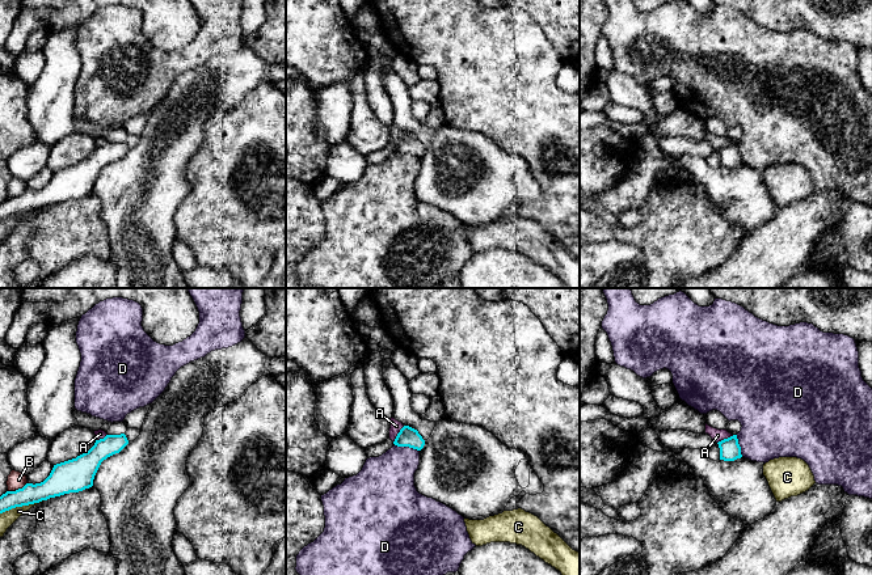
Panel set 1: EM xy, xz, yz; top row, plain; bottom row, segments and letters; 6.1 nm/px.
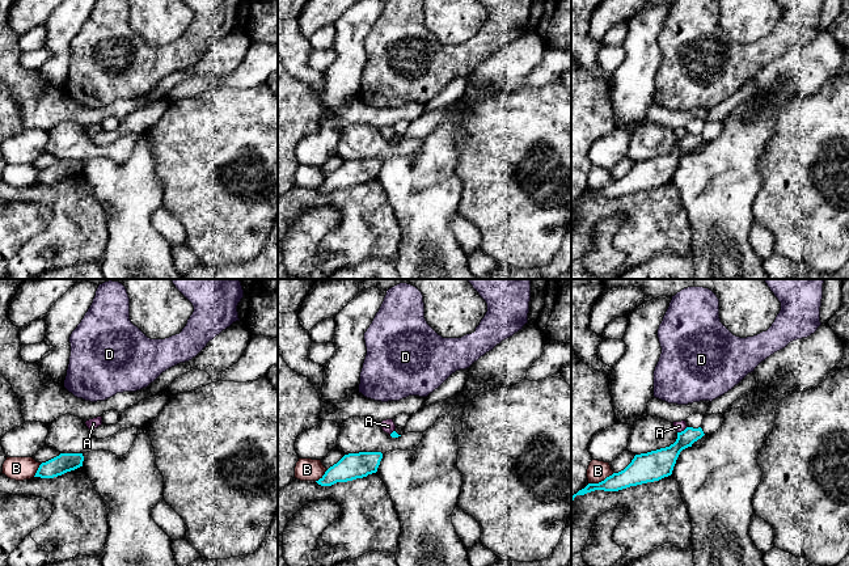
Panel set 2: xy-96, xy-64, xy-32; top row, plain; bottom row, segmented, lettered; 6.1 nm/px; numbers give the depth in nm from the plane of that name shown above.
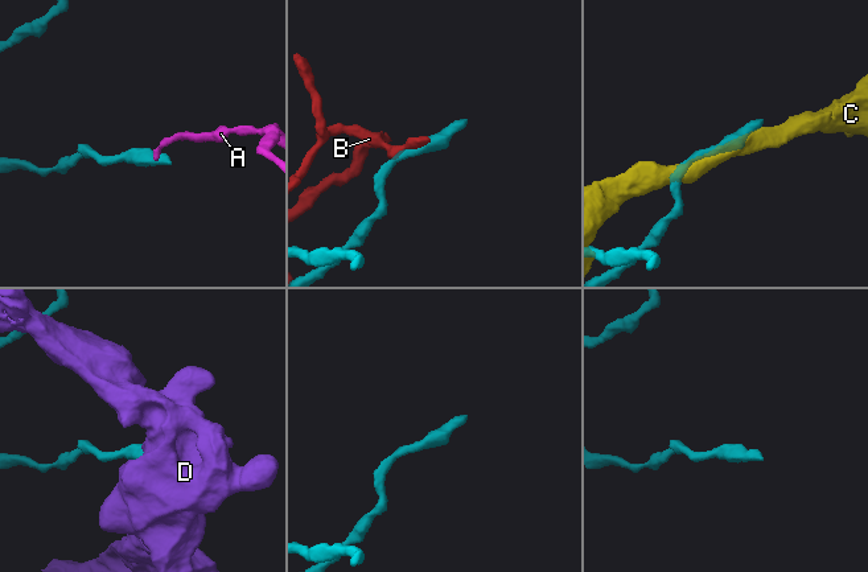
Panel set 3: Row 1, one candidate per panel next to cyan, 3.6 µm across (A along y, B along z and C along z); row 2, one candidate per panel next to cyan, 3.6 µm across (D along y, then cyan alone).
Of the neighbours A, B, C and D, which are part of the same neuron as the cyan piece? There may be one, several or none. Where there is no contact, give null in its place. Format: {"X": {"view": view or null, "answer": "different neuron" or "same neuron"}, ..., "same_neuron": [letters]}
{"A": {"view": "xz", "answer": "different neuron"}, "B": {"view": "xy", "answer": "different neuron"}, "C": {"view": "xy", "answer": "different neuron"}, "D": {"view": "xz", "answer": "different neuron"}, "same_neuron": []}

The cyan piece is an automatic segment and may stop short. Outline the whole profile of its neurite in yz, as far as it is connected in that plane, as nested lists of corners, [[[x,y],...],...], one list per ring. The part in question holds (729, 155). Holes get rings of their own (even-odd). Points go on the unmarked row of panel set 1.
[[[737,141],[724,145],[721,148],[719,148],[717,151],[720,155],[720,166],[734,168],[734,166],[742,164]]]

